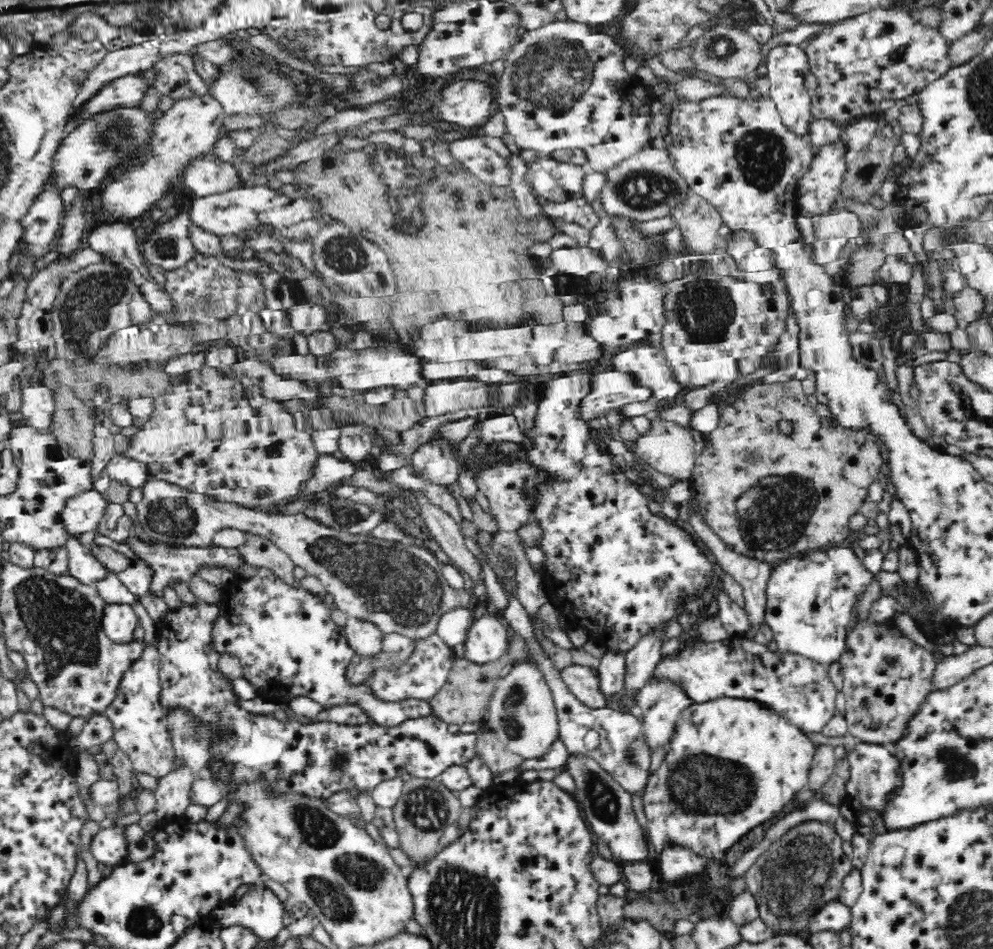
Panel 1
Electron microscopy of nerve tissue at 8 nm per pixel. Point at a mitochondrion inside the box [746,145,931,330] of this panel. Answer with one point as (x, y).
(864, 175)

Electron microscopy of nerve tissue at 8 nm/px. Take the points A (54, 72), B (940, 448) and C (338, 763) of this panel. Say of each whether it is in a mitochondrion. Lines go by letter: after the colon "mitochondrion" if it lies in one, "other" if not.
A: other
B: other
C: mitochondrion

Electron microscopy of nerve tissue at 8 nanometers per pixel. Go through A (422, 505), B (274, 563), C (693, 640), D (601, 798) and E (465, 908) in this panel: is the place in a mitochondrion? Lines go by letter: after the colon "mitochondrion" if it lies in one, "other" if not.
A: other
B: other
C: other
D: mitochondrion
E: mitochondrion

